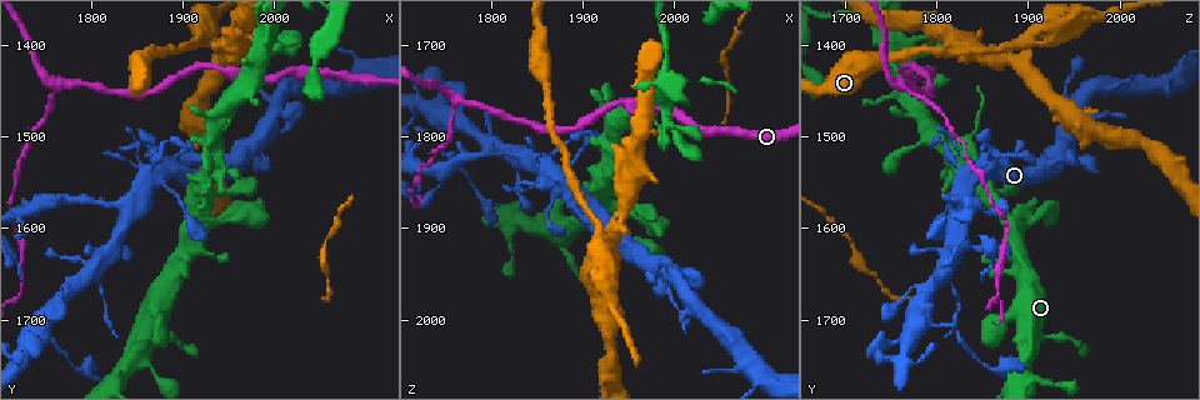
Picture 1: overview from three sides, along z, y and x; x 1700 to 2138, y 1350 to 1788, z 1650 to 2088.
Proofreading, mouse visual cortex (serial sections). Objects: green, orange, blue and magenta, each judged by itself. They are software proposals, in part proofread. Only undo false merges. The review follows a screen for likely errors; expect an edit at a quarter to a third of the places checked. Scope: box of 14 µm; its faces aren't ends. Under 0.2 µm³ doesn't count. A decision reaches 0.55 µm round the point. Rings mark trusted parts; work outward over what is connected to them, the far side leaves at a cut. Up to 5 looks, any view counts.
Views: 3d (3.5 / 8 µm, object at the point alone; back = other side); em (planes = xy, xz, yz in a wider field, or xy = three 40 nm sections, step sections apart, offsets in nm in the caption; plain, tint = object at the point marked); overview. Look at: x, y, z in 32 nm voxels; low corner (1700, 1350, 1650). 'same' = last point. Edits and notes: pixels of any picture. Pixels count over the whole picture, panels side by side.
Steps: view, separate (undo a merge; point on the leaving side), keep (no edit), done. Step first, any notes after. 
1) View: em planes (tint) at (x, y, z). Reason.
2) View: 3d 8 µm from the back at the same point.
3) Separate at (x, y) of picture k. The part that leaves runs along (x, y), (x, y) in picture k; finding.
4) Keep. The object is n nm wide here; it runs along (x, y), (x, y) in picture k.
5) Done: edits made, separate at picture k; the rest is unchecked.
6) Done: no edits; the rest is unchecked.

View: 3d 8 µm at (1830, 1575, 1825). A fork.

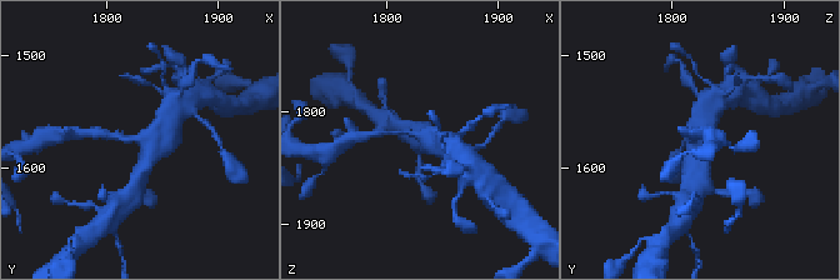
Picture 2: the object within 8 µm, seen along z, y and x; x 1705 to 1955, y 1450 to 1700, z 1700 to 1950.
View: 3d 3.5 µm at (1830, 1576, 1818). Zoom in.

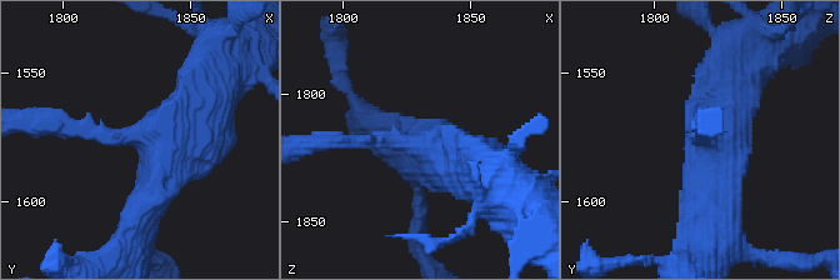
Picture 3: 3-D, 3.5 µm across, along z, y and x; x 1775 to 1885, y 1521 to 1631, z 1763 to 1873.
View: em planes (tint) at (1830, 1574, 1821). 3 arms meet here; the arms are 200, 500, 700 nm wide; shape alone is not enough.

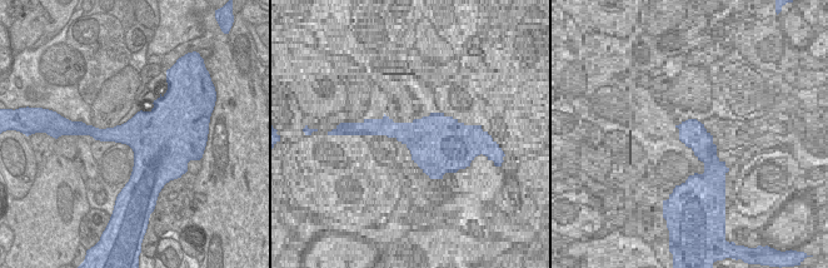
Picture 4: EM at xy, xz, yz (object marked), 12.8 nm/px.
Keep. The object is 600 nm wide here; it runs along (220, 74), (165, 139), (143, 215) in picture 3; one cell here.

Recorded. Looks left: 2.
View: em planes (tint) at (1855, 1745, 1900). Arms part here.

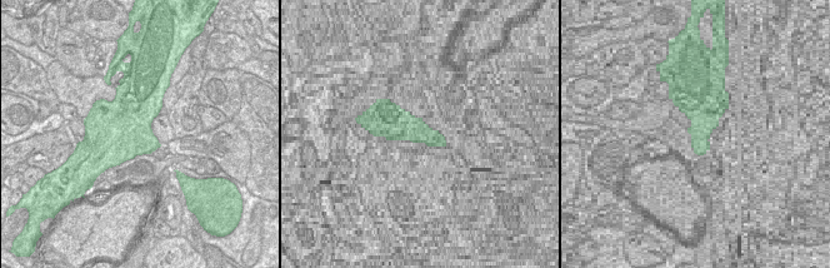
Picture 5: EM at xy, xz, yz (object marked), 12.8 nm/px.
View: 3d 3.5 µm at the same point. See where the arms go.

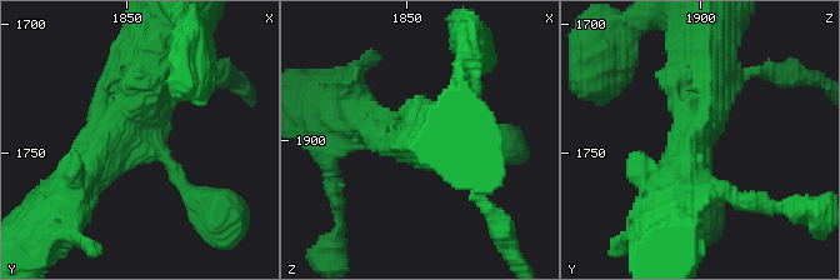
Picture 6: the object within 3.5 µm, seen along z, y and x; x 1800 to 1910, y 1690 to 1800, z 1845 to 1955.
Keep. 3 arms meet here; it runs along (171, 40), (140, 105), (79, 179) in picture 6; all the same cell.

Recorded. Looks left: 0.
Done: no edits; the rest is unchecked.

